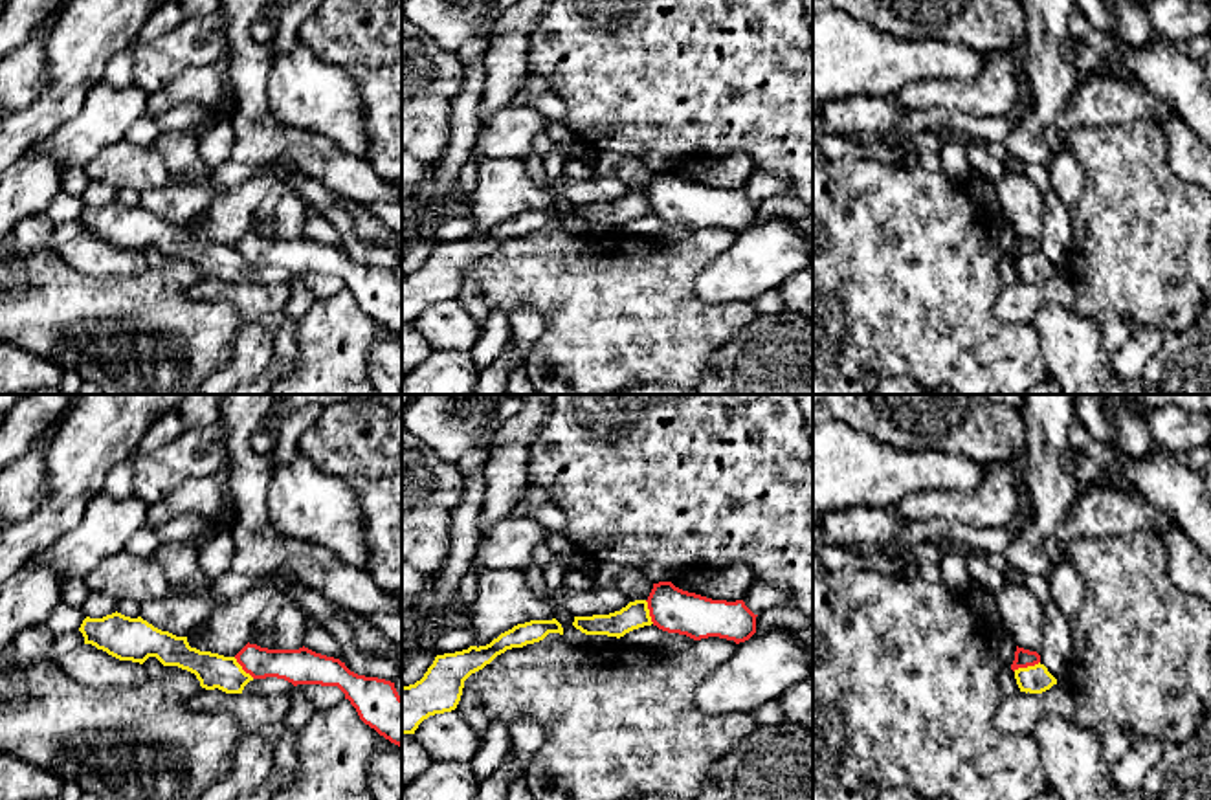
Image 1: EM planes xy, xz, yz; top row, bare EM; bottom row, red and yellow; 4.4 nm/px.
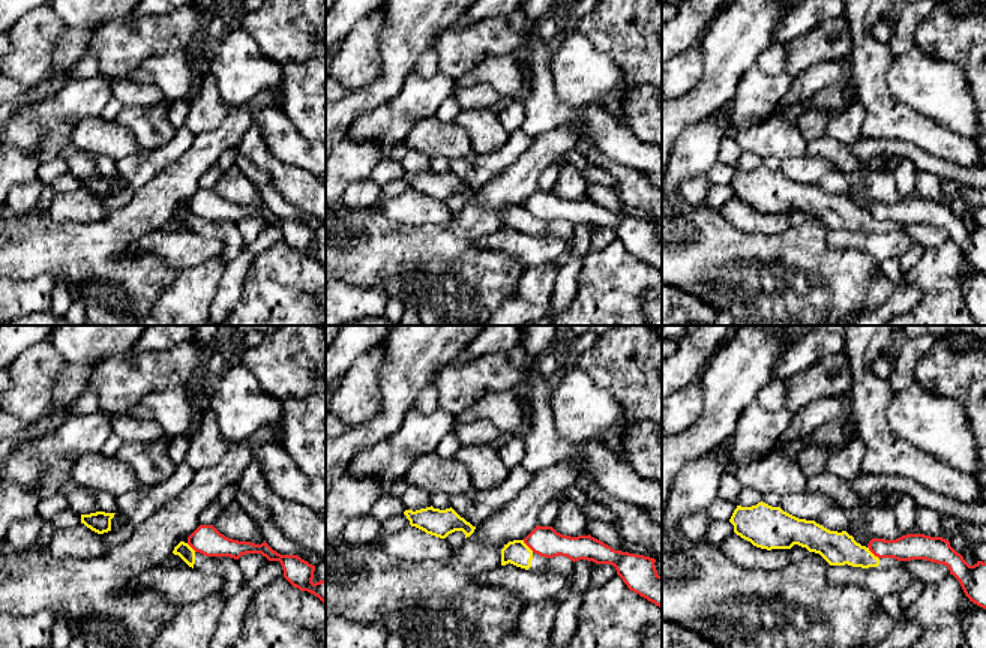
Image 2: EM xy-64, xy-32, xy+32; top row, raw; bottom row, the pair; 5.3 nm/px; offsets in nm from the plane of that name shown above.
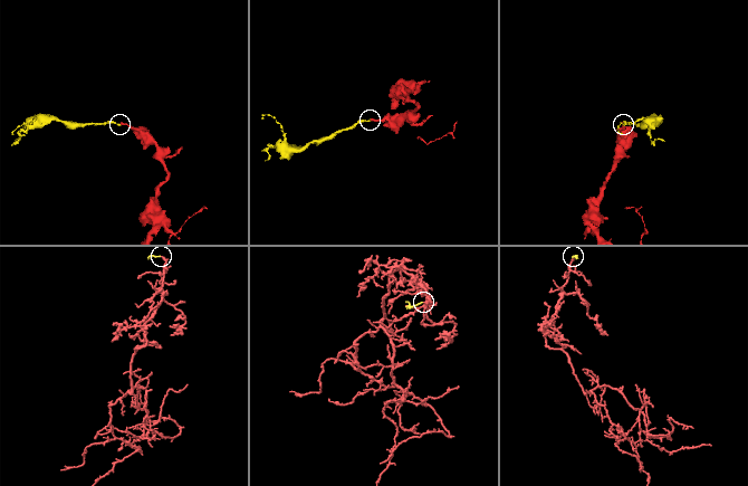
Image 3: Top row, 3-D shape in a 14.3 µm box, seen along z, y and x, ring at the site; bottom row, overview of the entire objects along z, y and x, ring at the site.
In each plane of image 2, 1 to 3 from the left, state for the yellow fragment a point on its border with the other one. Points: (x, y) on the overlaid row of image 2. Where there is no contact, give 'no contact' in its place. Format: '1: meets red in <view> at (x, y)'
1: meets red in xy-64 at (191, 546)
2: meets red in xy-32 at (529, 546)
3: meets red in xy+32 at (872, 552)

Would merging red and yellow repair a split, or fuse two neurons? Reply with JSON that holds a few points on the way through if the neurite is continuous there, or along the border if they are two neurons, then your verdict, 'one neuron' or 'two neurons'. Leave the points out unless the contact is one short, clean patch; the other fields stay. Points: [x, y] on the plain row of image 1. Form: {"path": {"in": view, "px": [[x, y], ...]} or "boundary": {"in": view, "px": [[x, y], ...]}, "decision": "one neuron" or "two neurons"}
{"boundary": {"in": "yz", "px": [[1039, 250], [1013, 259]]}, "decision": "two neurons"}

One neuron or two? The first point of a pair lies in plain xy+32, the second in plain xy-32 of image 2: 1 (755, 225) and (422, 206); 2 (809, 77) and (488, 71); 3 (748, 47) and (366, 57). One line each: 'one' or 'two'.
1: one
2: one
3: two

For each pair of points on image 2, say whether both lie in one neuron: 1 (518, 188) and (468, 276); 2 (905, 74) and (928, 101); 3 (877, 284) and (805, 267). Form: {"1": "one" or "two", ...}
{"1": "one", "2": "one", "3": "two"}

